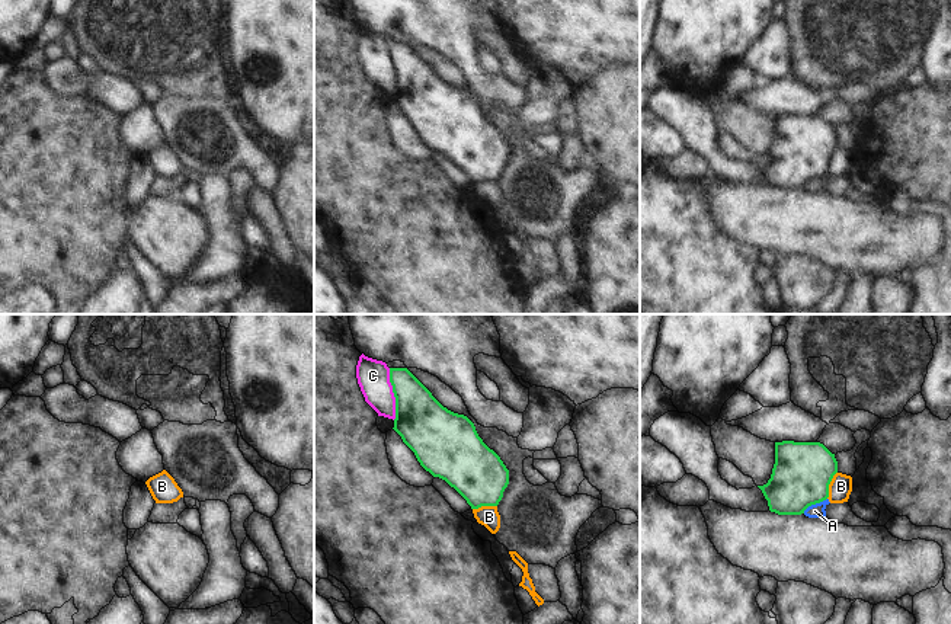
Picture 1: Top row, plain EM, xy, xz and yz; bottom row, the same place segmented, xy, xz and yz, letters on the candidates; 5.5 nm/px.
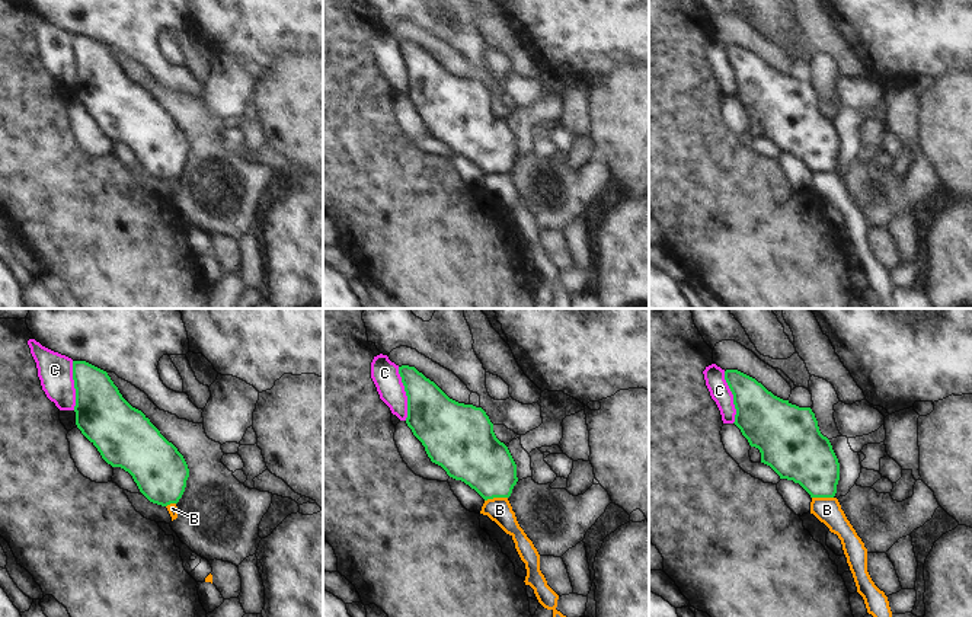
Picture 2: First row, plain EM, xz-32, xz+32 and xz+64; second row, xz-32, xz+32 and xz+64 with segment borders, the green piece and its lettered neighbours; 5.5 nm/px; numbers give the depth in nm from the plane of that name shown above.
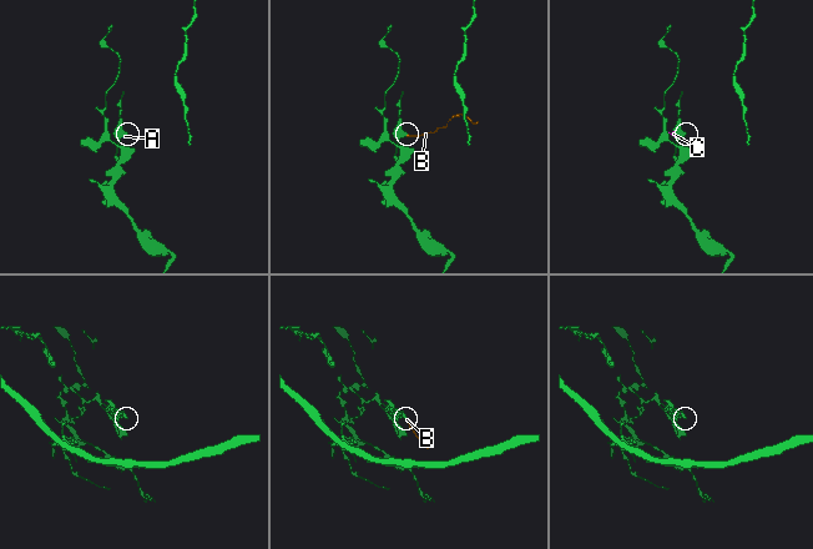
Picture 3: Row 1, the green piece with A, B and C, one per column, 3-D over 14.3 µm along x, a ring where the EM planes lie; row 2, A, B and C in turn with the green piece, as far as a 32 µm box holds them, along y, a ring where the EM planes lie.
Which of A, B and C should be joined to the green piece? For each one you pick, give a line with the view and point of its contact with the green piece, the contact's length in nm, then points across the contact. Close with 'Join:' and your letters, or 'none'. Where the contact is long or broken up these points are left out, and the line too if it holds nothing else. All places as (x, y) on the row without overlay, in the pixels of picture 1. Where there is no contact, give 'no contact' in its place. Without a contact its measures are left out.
Join: none

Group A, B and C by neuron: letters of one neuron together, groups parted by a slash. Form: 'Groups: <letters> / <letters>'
Groups: A B C.

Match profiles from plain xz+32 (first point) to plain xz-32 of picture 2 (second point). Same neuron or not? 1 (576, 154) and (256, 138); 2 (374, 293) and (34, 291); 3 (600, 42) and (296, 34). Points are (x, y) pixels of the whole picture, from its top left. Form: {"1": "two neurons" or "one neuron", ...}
{"1": "one neuron", "2": "two neurons", "3": "one neuron"}

